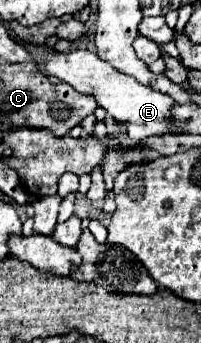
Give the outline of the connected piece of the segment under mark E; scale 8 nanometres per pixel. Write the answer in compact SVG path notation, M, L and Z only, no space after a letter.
M73 50L73 52L51 52L47 60L47 74L57 76L59 80L73 86L79 94L89 94L97 100L101 108L107 110L111 118L117 122L129 124L133 128L131 140L141 142L149 136L163 136L163 134L179 134L181 128L173 124L173 106L177 104L171 96L161 94L159 90L139 84L135 78L115 70L109 62L101 60L95 52L89 50Z

